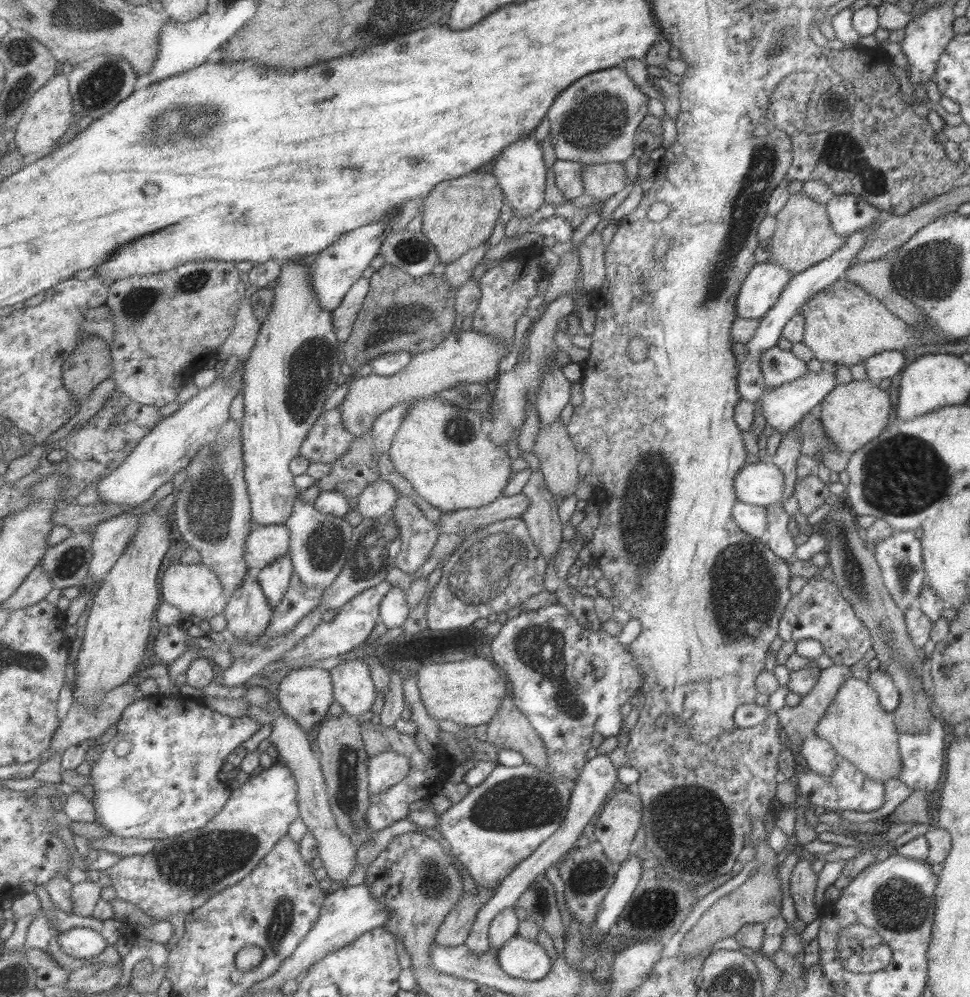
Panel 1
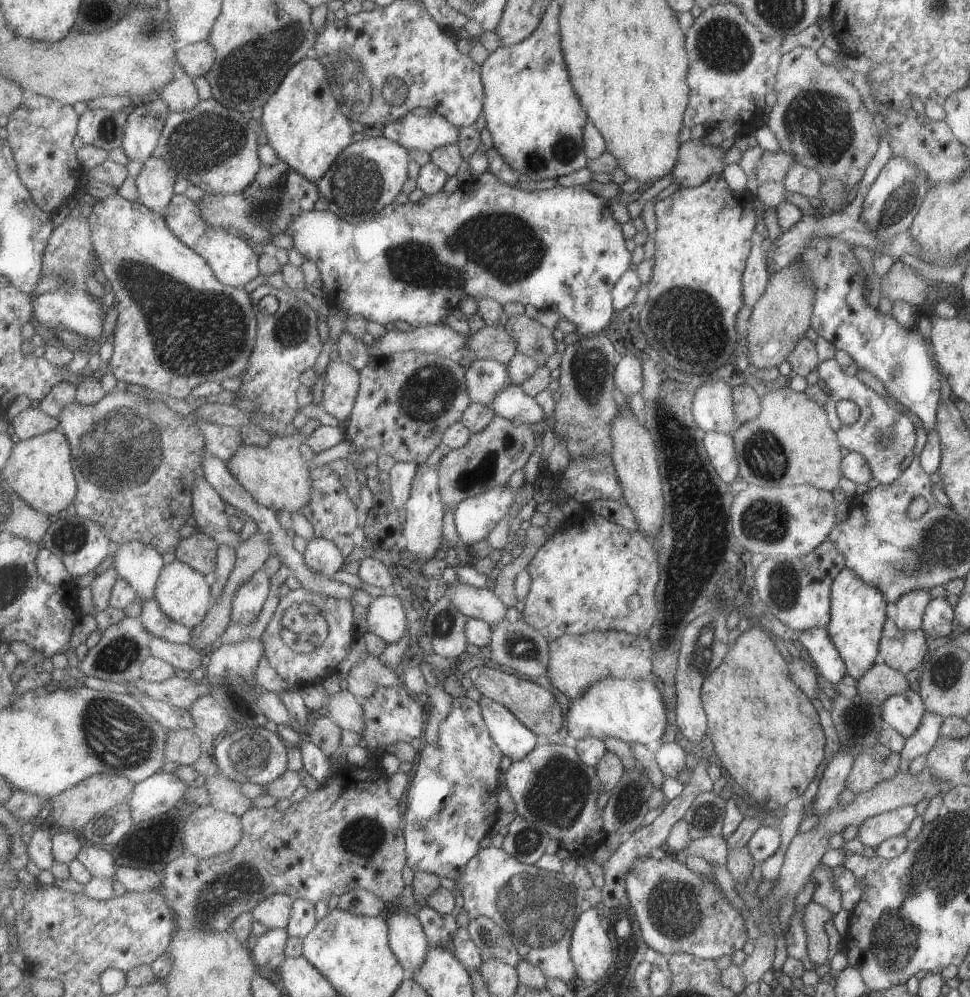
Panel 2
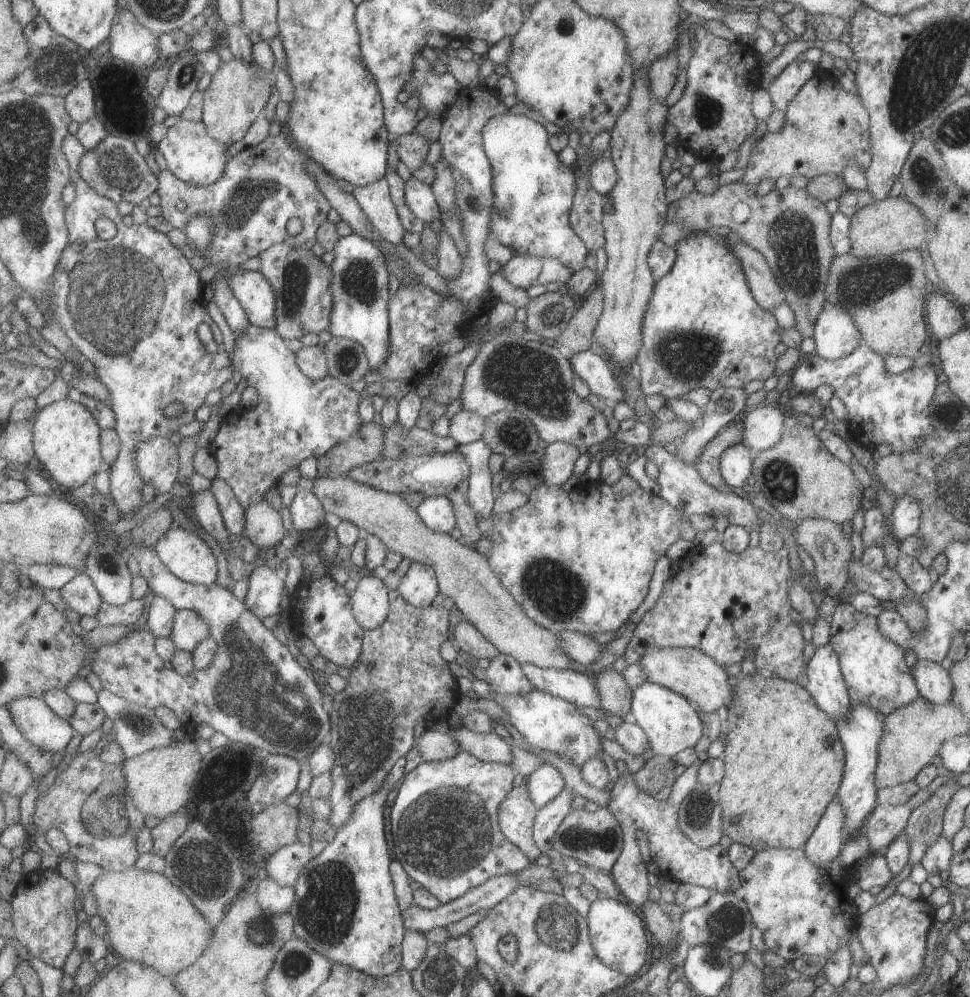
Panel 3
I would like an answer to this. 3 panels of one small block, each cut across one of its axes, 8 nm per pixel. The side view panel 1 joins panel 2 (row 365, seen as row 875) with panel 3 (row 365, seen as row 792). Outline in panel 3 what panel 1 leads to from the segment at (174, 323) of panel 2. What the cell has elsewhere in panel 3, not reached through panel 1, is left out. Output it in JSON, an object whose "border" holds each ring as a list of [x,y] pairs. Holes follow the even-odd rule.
{"border":[[[251,324],[244,333],[235,336],[236,343],[230,355],[234,370],[240,372],[248,386],[256,389],[259,404],[250,410],[236,410],[222,416],[220,429],[213,440],[218,467],[215,478],[225,479],[247,510],[251,505],[265,501],[269,487],[272,484],[279,485],[279,478],[283,478],[291,468],[298,467],[309,457],[319,458],[329,453],[335,445],[349,441],[351,436],[358,433],[363,426],[360,414],[362,399],[351,386],[343,384],[334,376],[326,376],[320,381],[309,378],[299,368],[296,352],[289,348],[288,341],[275,329]]]}

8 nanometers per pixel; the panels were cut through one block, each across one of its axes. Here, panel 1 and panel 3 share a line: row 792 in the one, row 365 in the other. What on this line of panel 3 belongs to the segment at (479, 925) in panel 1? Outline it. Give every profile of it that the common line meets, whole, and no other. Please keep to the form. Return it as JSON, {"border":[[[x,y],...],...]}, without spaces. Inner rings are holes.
{"border":[[[590,349],[569,354],[574,370],[591,387],[591,394],[596,394],[617,407],[623,401],[621,384],[609,370],[609,364]]]}

